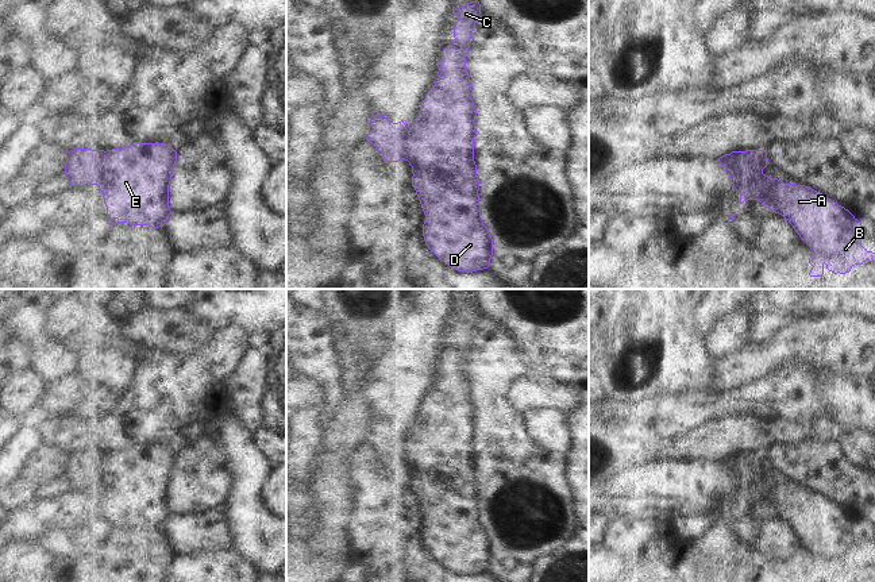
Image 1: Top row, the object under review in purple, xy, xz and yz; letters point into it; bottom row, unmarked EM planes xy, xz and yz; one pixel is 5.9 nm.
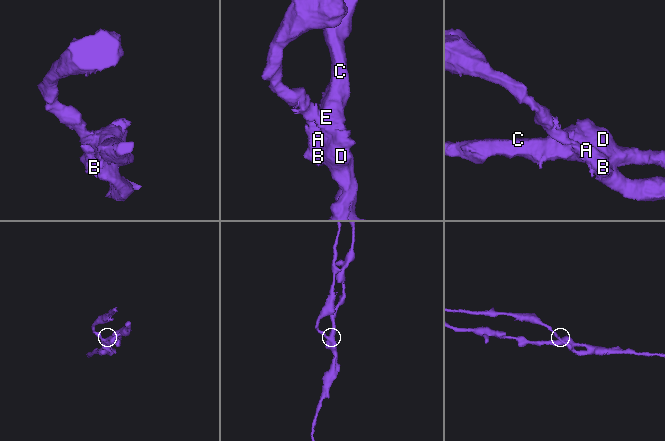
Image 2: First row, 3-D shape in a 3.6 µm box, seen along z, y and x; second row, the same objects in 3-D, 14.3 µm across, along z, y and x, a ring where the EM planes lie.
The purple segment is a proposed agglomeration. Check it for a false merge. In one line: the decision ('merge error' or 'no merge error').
merge error

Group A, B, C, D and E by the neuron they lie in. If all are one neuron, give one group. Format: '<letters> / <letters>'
A B / C D E

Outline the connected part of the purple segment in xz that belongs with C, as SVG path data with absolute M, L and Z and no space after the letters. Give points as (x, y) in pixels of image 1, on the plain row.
M477 302L459 312L452 309L452 316L459 321L454 328L455 342L442 354L438 374L440 381L425 397L420 417L406 428L408 439L402 455L412 469L412 487L425 517L425 547L450 570L473 575L487 571L493 558L493 541L481 520L479 483L474 463L477 411L470 398L471 386L466 374L466 359L481 317L481 307Z

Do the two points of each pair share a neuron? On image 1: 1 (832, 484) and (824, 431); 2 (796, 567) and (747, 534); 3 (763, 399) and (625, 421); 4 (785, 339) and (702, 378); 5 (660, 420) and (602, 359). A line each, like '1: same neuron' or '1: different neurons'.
1: different neurons
2: same neuron
3: same neuron
4: different neurons
5: different neurons

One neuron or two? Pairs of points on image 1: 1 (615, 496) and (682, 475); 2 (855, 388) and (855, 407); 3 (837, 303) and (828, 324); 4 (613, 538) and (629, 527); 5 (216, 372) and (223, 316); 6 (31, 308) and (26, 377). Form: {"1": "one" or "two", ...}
{"1": "one", "2": "one", "3": "two", "4": "one", "5": "two", "6": "two"}

